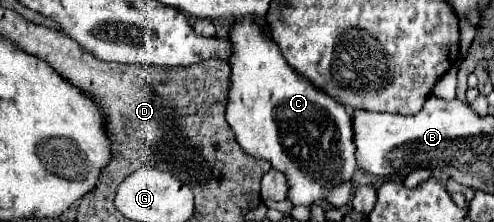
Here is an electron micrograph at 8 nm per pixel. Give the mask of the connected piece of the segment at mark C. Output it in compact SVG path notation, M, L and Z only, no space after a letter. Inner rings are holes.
M244 18L230 28L230 42L234 46L234 56L226 120L234 130L238 144L250 156L268 160L274 170L280 170L286 176L288 200L292 202L292 206L314 206L326 202L326 194L342 180L352 180L358 170L354 156L356 144L352 116L334 98L330 98L322 90L316 90L306 78L292 72L278 44L272 38L264 36L264 32L260 32L252 18Z

